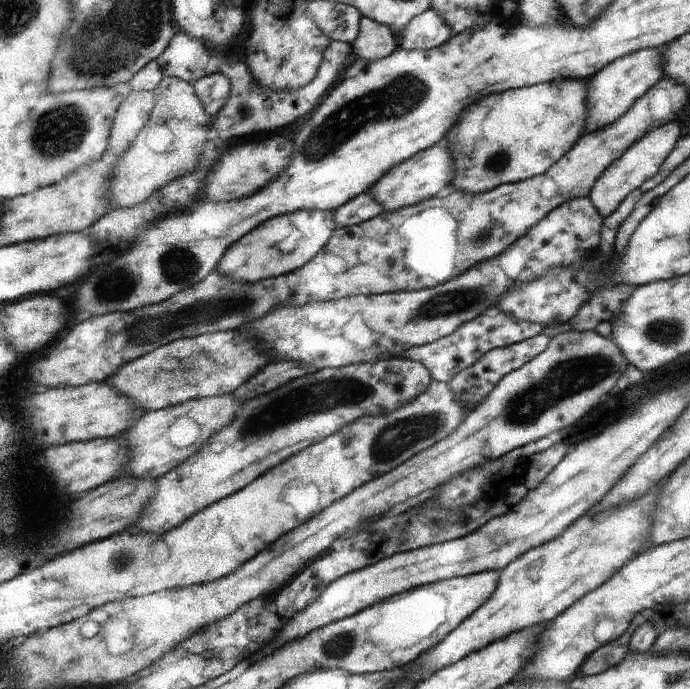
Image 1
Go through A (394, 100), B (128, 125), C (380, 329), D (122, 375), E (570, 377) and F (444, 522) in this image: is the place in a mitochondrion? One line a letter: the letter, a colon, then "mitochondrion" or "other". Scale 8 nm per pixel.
A: mitochondrion
B: other
C: other
D: other
E: mitochondrion
F: mitochondrion

